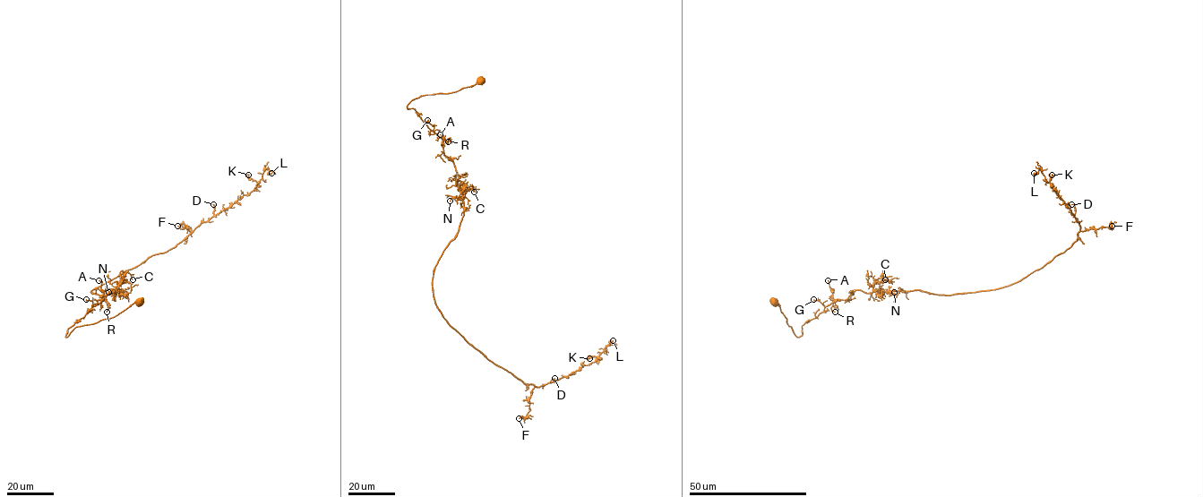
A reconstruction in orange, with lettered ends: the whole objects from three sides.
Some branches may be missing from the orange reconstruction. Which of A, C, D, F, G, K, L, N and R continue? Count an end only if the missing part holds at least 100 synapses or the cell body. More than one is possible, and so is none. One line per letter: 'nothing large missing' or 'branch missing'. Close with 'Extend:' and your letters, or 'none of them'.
A: nothing large missing
C: nothing large missing
D: nothing large missing
F: nothing large missing
G: nothing large missing
K: nothing large missing
L: nothing large missing
N: nothing large missing
R: nothing large missing
Extend: none of them

